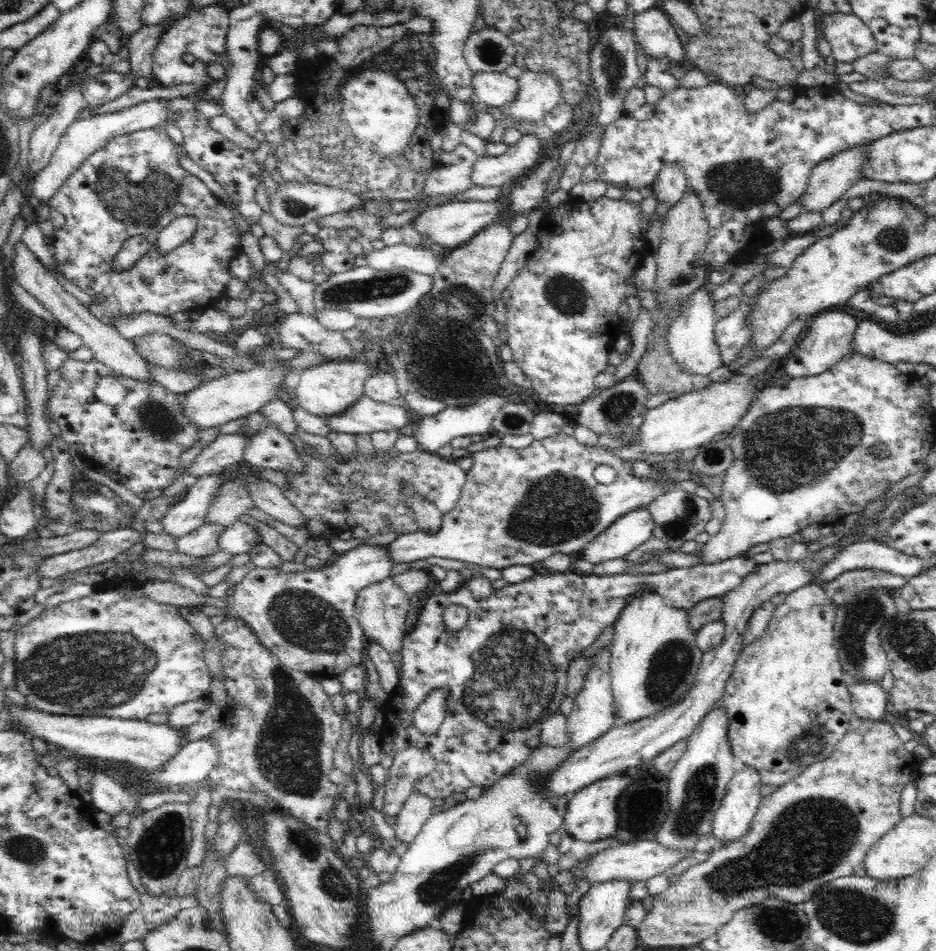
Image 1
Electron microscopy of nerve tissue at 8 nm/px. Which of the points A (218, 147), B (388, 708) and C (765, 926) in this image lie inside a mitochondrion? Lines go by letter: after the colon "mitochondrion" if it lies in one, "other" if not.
A: other
B: other
C: mitochondrion

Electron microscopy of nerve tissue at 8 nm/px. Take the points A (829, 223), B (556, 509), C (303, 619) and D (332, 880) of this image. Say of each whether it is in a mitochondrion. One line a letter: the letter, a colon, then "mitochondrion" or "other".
A: other
B: mitochondrion
C: mitochondrion
D: mitochondrion

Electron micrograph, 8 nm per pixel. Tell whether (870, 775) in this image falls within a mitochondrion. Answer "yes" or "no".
no

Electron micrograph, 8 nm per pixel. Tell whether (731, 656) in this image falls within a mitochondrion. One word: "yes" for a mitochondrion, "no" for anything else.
no

